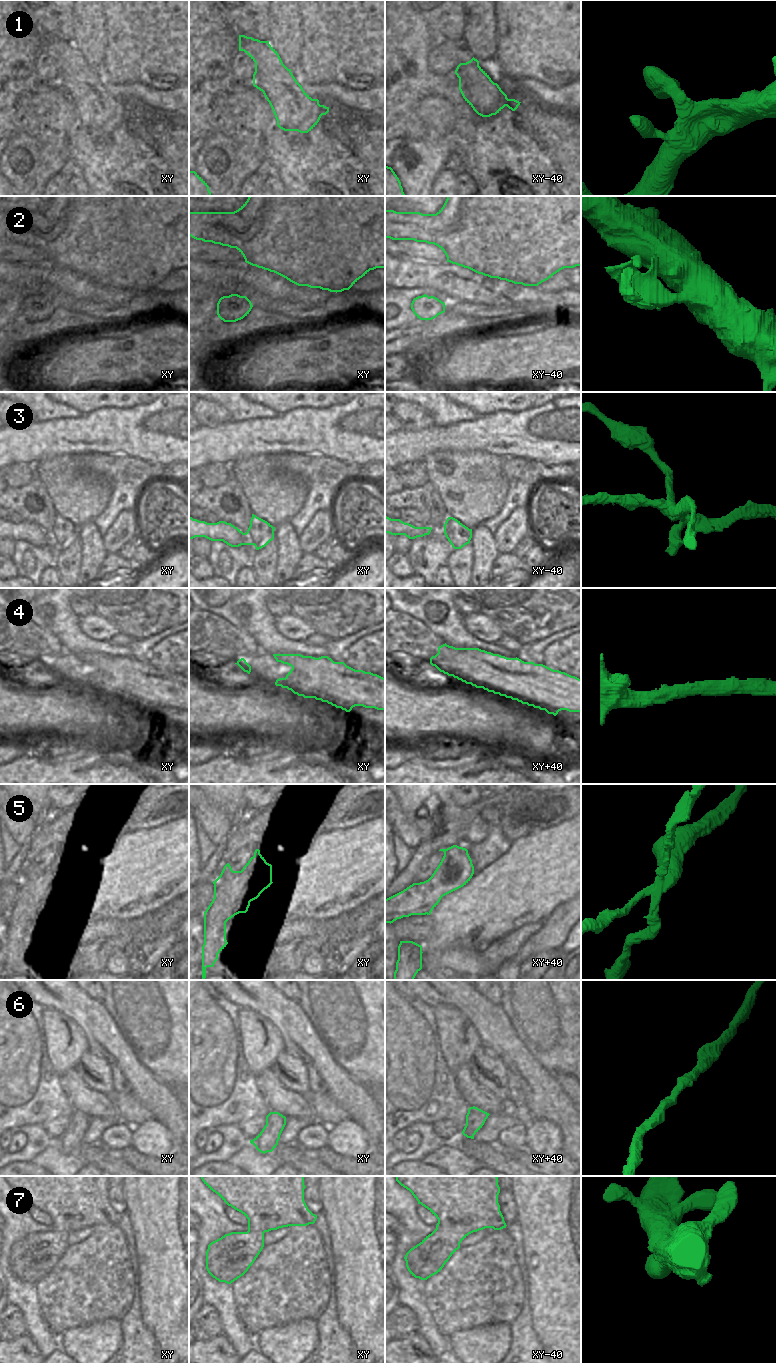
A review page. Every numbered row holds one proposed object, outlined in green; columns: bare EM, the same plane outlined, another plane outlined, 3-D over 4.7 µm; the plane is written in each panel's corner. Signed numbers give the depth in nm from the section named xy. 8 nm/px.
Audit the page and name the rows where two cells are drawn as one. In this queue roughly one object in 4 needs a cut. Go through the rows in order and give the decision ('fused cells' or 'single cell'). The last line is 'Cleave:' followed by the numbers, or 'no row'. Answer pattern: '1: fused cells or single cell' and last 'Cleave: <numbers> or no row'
1: single cell
2: fused cells
3: fused cells
4: fused cells
5: fused cells
6: single cell
7: single cell
Cleave: 2, 3, 4, 5

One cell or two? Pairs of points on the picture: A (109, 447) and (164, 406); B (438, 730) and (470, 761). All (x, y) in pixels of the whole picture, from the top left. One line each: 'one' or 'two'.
A: one
B: two

